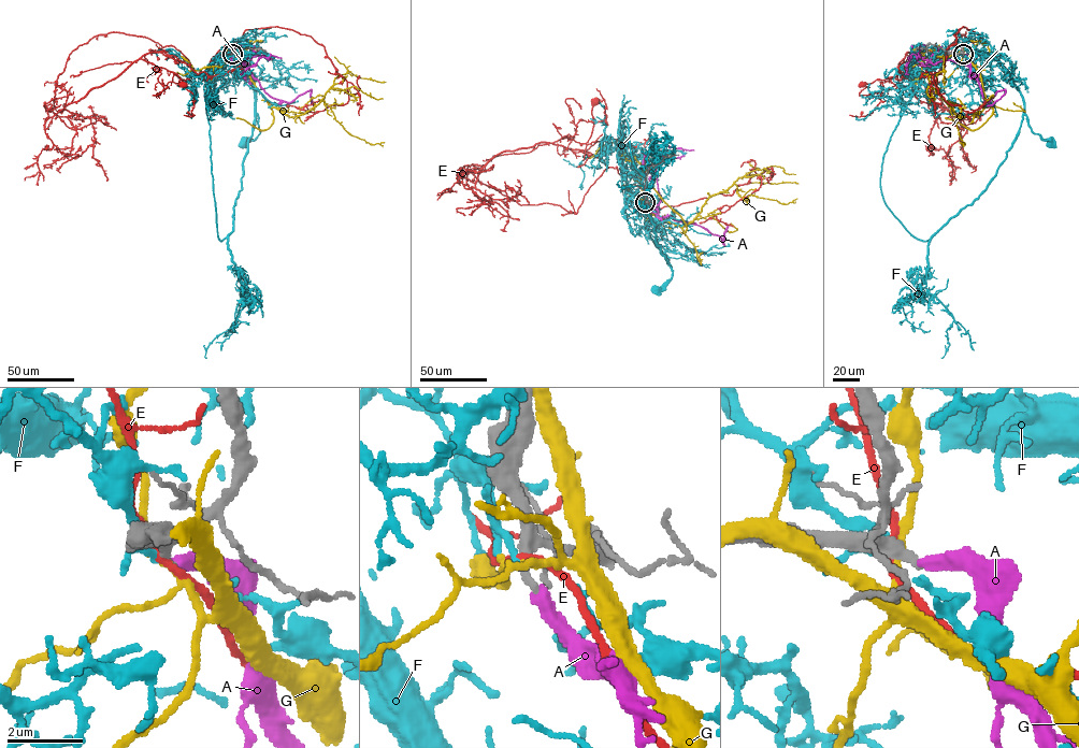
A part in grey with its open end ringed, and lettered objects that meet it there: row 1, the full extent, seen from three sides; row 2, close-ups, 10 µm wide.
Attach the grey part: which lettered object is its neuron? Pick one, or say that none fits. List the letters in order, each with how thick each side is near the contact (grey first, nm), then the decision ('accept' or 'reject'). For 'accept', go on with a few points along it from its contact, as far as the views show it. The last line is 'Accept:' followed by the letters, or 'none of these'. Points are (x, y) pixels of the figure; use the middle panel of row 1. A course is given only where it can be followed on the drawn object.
A: 240/360 nm | reject
E: 340/180 nm | reject
F: 340/140 nm | reject
G: 320/170 nm | reject
Accept: none of these

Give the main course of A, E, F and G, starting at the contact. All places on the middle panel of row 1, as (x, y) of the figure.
A: (646, 203), (657, 209), (660, 217), (671, 216), (706, 229), (720, 236), (723, 244), (728, 226)
E: (645, 202), (628, 187), (617, 167), (608, 168), (583, 149), (554, 143), (565, 138), (586, 142), (595, 100)
F: (645, 202), (639, 196), (638, 202), (647, 232), (665, 254), (673, 272), (672, 276), (656, 289)
G: (645, 202), (656, 216), (681, 228), (710, 197), (734, 184), (744, 200), (751, 195), (785, 204), (796, 198)

